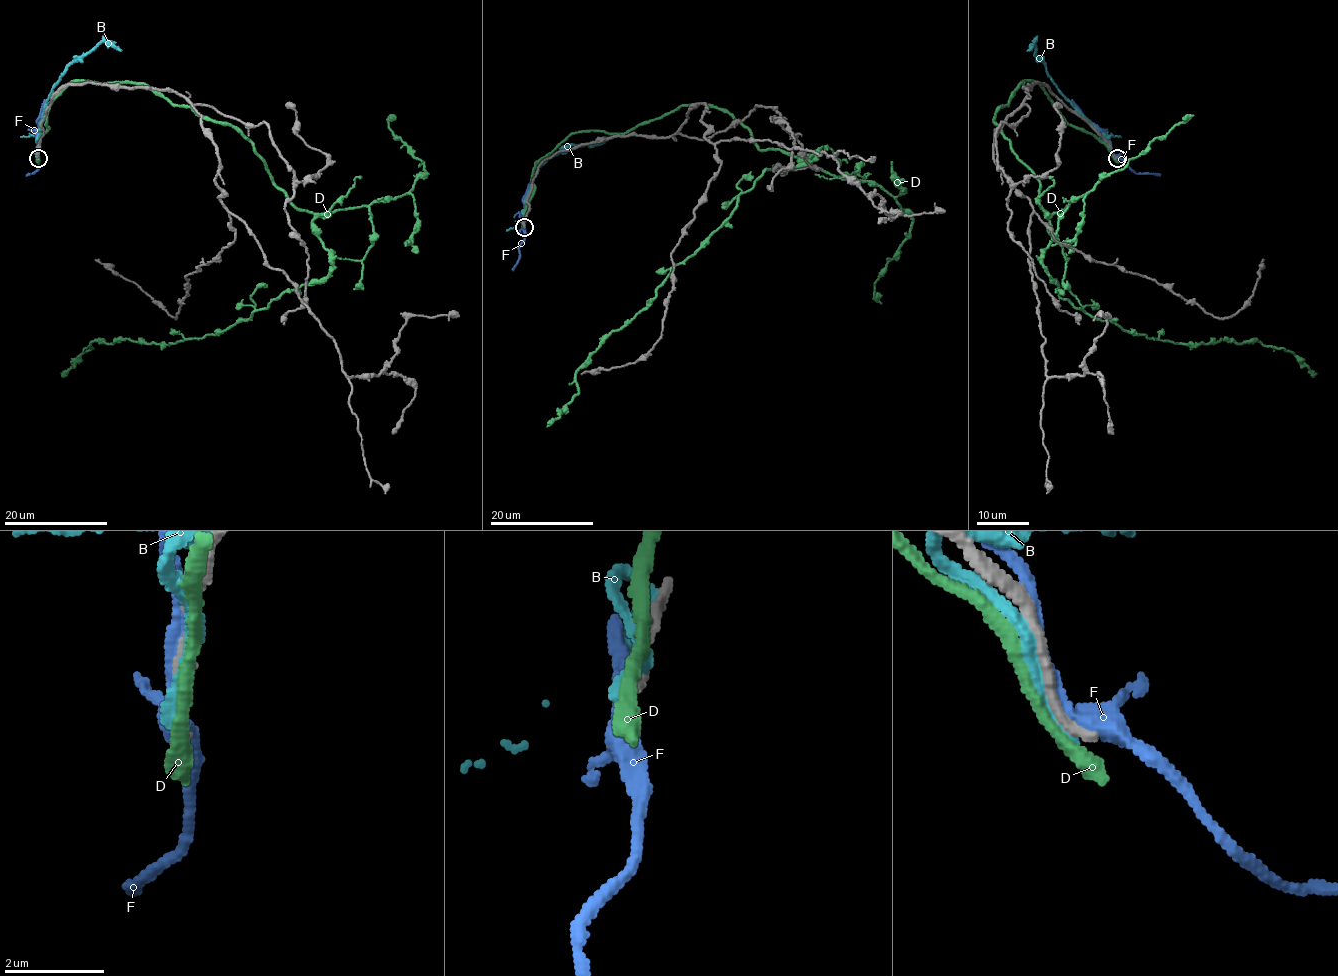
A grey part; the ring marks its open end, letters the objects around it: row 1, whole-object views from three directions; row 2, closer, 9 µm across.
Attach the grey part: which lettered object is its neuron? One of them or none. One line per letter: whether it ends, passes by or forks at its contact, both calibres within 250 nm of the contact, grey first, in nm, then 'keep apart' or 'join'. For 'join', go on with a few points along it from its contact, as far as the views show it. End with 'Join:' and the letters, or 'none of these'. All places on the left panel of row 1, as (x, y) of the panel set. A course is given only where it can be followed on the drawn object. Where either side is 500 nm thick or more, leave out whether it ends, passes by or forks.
B: it passes by | 240/240 nm | keep apart
D: it passes by | 360/280 nm | keep apart
F: it passes by | 240/240 nm | keep apart
Join: none of these

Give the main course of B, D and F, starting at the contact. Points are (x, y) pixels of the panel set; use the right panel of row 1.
B: (1111, 151), (1099, 131), (1059, 90), (1036, 56), (1036, 42), (1030, 50)
D: (1112, 156), (1032, 81), (995, 112), (1039, 183), (1045, 270), (1059, 296), (1147, 337), (1283, 348), (1317, 374)
F: (1112, 152), (1111, 142), (1072, 99)

